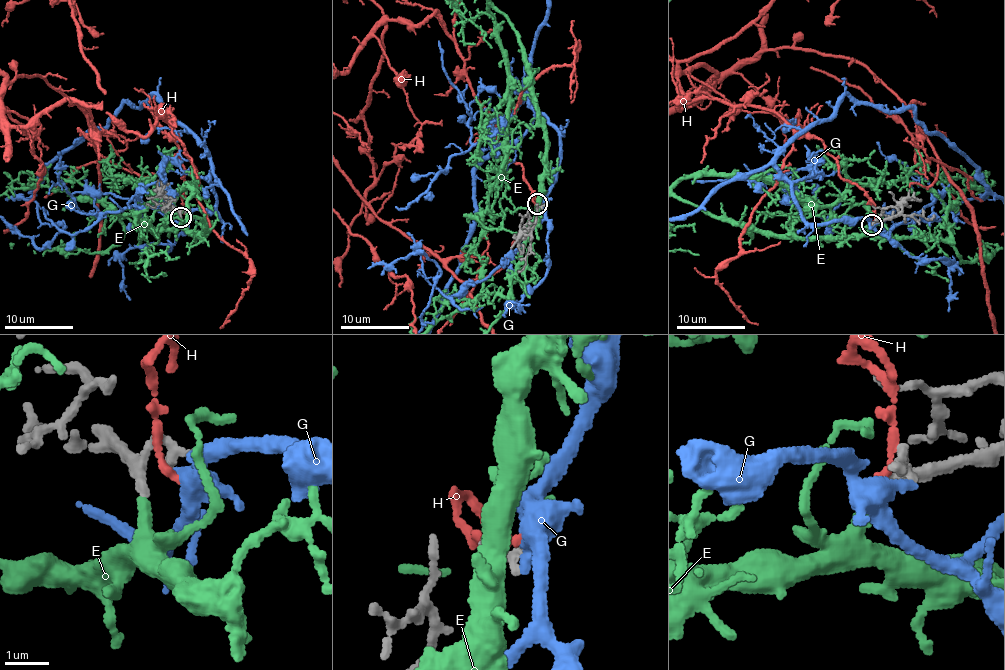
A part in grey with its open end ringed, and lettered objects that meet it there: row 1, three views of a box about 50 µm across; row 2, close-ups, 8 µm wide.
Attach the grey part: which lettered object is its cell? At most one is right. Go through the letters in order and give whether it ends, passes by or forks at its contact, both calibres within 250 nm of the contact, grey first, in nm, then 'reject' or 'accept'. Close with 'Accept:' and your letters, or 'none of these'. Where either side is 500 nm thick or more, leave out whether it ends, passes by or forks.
E: it ends | 170/300 nm | accept
G: it ends | 260/360 nm | reject
H: it ends | 240/240 nm | reject
Accept: E

